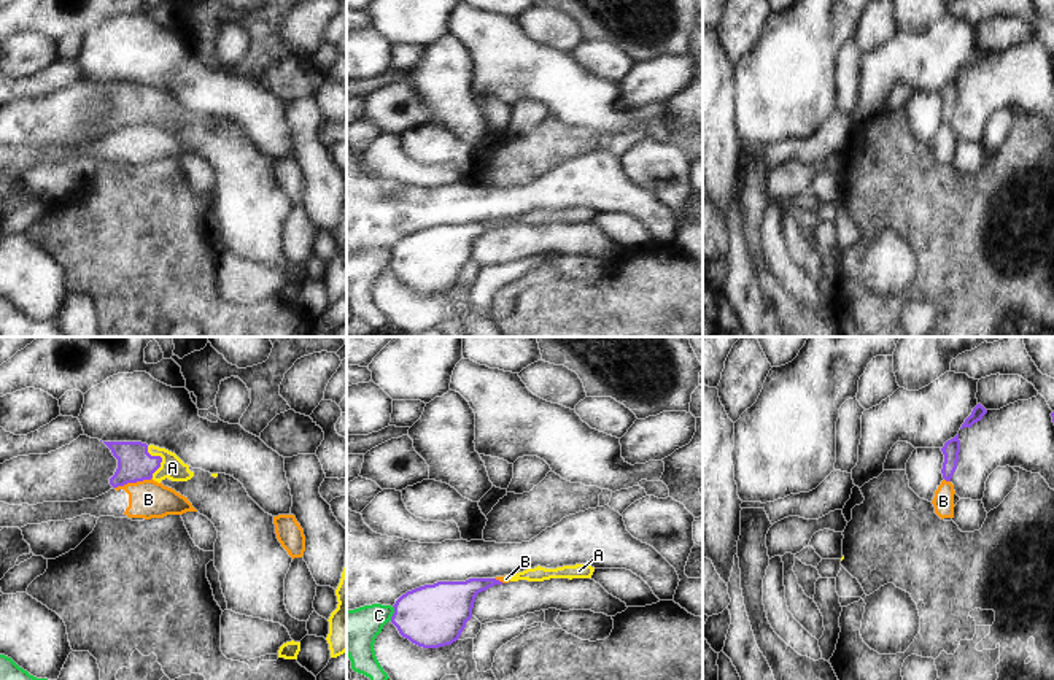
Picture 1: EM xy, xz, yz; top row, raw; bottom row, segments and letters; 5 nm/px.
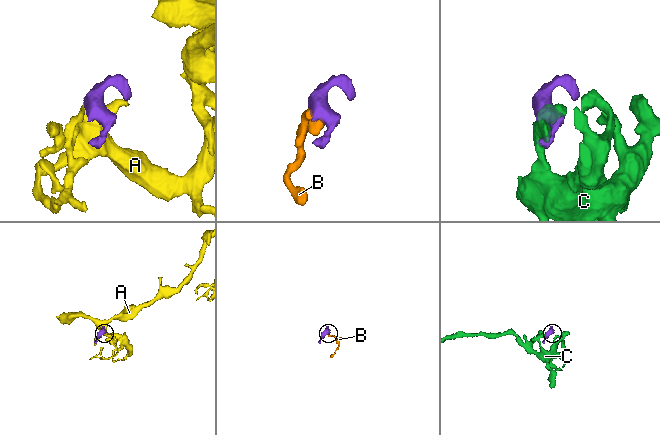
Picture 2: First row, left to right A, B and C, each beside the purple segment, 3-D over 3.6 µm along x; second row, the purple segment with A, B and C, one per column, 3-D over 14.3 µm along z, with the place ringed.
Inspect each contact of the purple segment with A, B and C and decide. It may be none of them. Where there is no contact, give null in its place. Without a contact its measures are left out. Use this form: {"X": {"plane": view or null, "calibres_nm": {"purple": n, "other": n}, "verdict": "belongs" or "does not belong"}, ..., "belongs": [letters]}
{"A": {"plane": "xy", "calibres_nm": {"purple": 180, "other": 120}, "verdict": "belongs"}, "B": {"plane": "xy", "calibres_nm": {"purple": 180, "other": 190}, "verdict": "does not belong"}, "C": {"plane": "xz", "calibres_nm": {"purple": 320, "other": 240}, "verdict": "does not belong"}, "belongs": ["A"]}

